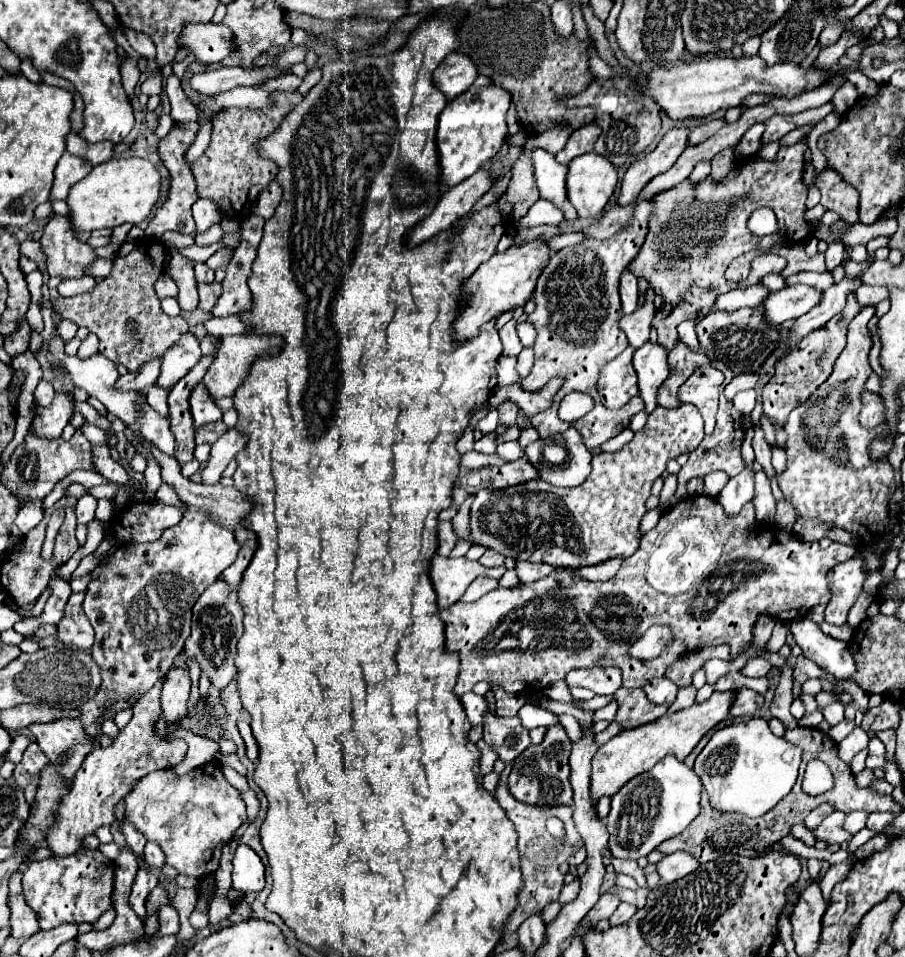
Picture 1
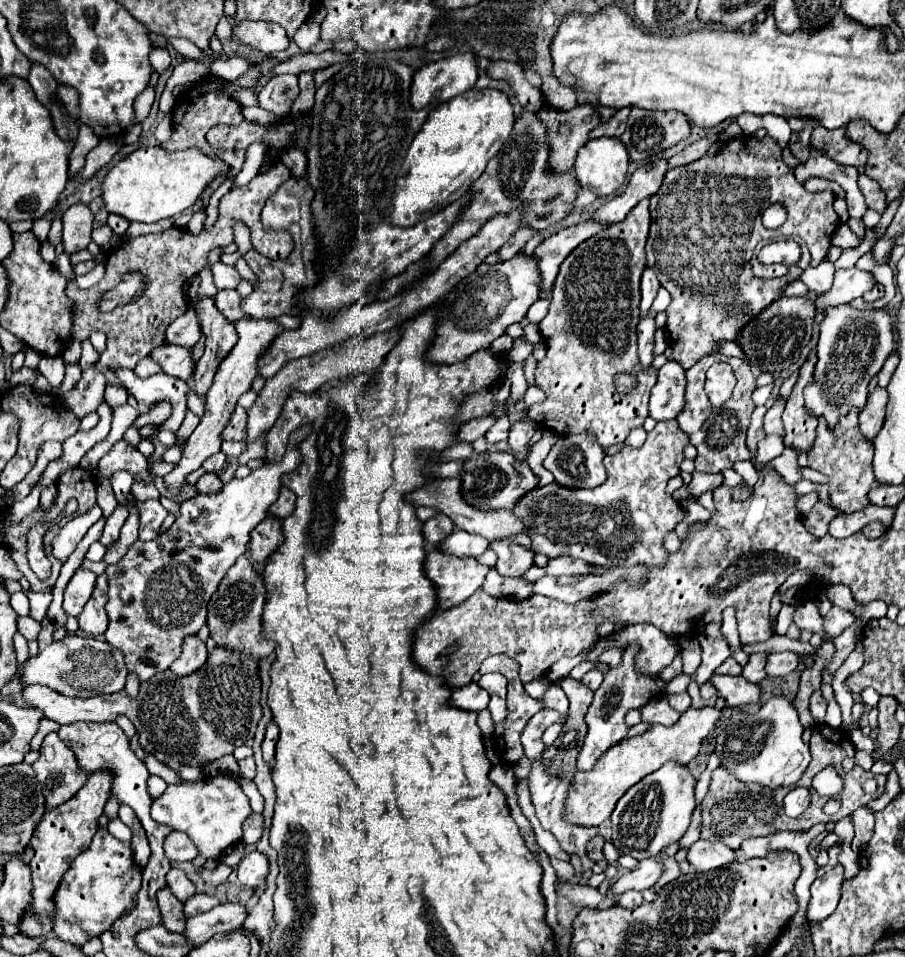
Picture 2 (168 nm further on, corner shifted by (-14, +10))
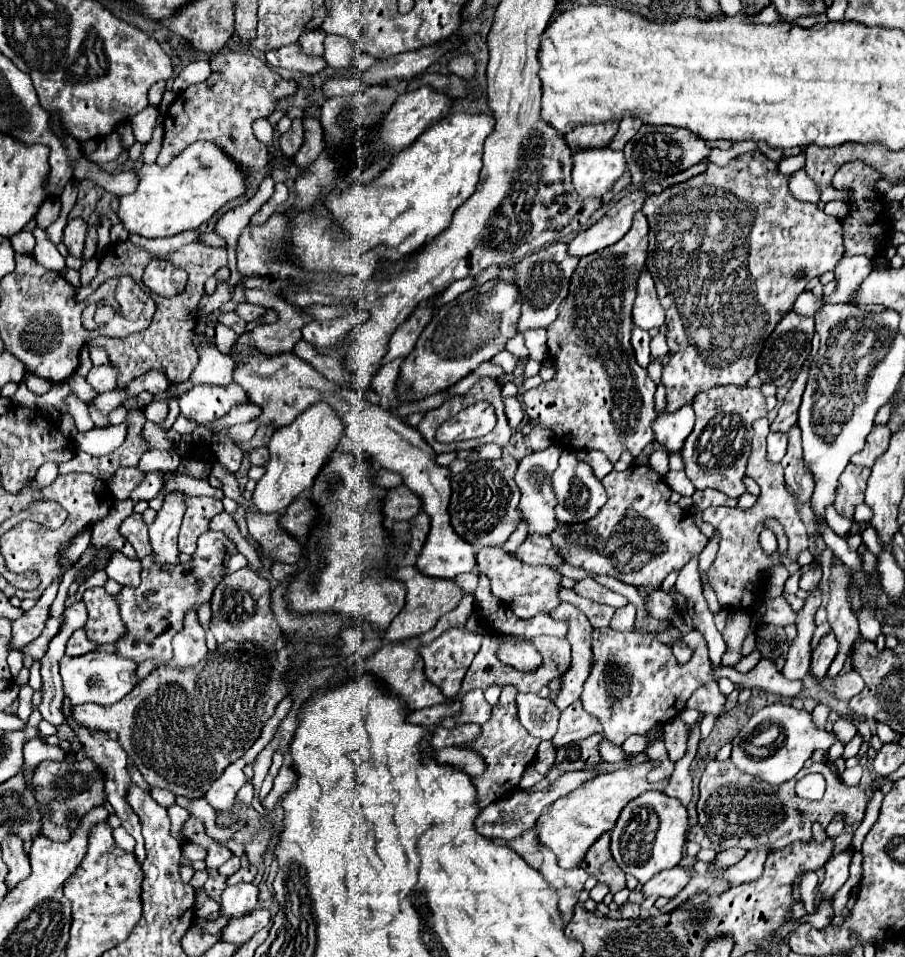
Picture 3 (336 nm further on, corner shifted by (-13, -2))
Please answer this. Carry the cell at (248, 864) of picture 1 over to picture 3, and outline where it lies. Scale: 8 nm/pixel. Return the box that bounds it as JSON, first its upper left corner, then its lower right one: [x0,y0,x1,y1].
[221,883,259,917]

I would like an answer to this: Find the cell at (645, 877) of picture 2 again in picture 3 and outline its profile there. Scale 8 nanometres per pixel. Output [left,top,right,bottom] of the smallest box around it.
[643,867,689,897]

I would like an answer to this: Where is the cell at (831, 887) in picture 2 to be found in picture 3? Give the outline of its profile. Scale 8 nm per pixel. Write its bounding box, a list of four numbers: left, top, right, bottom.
[819,851,851,901]

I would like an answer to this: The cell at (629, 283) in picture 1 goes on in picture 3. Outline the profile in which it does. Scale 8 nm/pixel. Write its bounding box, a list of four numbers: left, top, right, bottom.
[633,271,665,331]

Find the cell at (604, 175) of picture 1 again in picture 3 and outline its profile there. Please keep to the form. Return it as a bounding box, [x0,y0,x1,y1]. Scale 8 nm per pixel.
[573,149,625,197]

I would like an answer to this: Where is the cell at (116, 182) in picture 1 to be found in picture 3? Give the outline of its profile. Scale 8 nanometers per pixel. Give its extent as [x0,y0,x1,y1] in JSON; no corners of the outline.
[117,141,247,237]

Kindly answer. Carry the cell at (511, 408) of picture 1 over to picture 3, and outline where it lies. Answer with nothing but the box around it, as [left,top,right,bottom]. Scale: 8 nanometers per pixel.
[515,445,561,535]

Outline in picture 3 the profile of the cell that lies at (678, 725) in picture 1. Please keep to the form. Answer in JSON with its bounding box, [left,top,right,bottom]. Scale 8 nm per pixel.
[537,761,669,869]

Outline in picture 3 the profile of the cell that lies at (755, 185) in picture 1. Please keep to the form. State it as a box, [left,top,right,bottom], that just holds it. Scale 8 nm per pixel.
[643,151,843,411]

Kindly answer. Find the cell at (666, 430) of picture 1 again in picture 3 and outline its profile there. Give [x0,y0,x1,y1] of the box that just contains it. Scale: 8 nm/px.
[549,465,707,589]

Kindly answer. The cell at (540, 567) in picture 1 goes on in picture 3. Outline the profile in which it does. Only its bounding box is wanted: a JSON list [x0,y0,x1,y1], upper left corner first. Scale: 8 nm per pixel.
[573,577,627,607]

